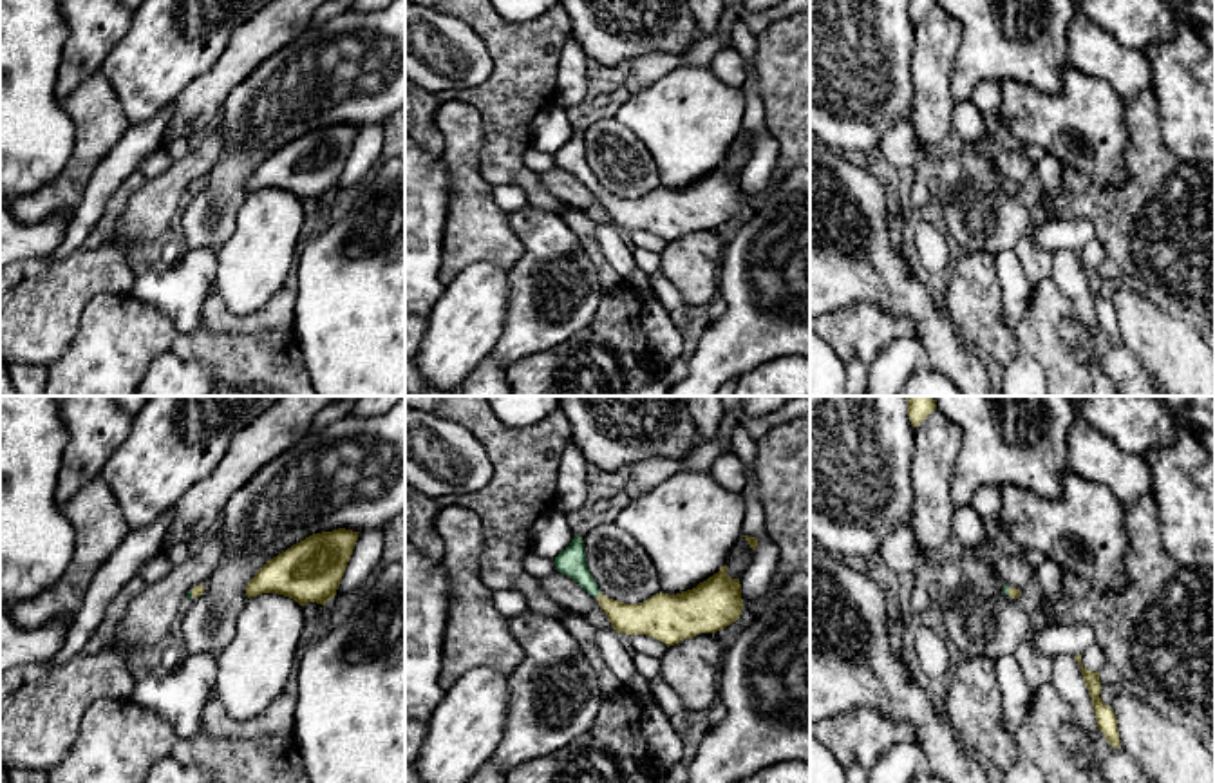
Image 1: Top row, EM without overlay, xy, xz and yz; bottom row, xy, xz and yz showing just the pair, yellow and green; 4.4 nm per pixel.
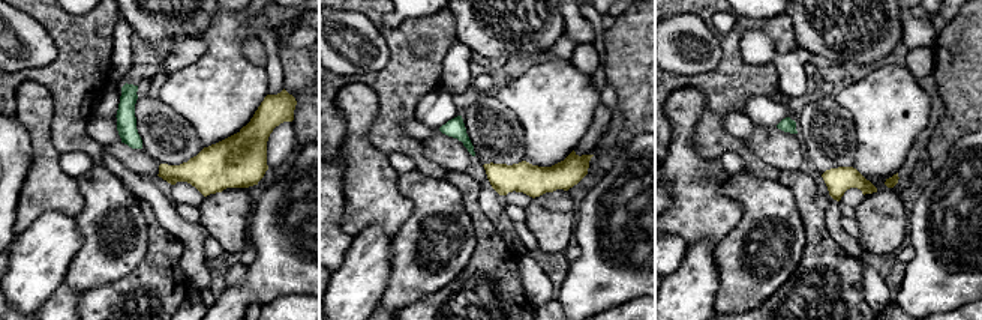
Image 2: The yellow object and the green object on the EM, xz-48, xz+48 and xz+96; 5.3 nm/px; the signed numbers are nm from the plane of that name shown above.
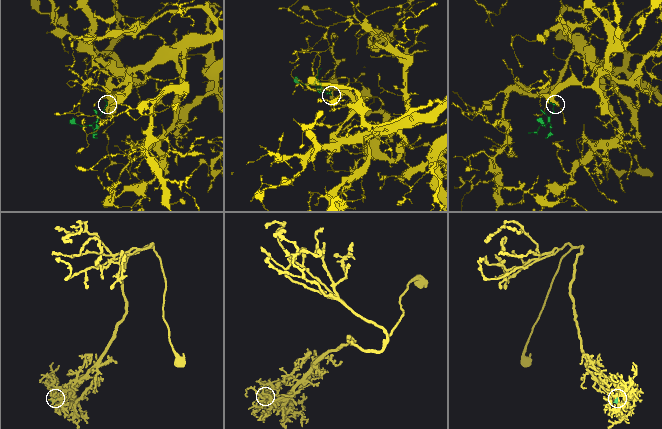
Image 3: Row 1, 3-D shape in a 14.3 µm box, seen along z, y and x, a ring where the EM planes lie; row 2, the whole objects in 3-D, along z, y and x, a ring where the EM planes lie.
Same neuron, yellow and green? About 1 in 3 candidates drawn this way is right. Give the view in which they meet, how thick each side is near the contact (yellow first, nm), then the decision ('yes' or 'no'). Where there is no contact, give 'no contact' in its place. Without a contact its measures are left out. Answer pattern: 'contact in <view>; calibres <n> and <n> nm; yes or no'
contact in xz; calibres 160 and 120 nm; yes

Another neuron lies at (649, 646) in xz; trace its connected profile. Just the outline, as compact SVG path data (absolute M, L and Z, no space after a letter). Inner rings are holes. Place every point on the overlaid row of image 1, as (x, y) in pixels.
M633 635L631 651L660 658L667 651L667 646L647 635Z

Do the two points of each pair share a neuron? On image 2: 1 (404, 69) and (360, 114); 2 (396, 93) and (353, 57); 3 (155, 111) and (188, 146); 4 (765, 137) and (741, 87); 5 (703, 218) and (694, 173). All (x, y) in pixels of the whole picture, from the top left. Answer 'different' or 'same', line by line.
1: different
2: different
3: same
4: different
5: same

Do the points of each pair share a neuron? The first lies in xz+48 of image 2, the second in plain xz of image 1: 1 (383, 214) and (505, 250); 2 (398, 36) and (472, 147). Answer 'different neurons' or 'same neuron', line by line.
1: same neuron
2: different neurons

